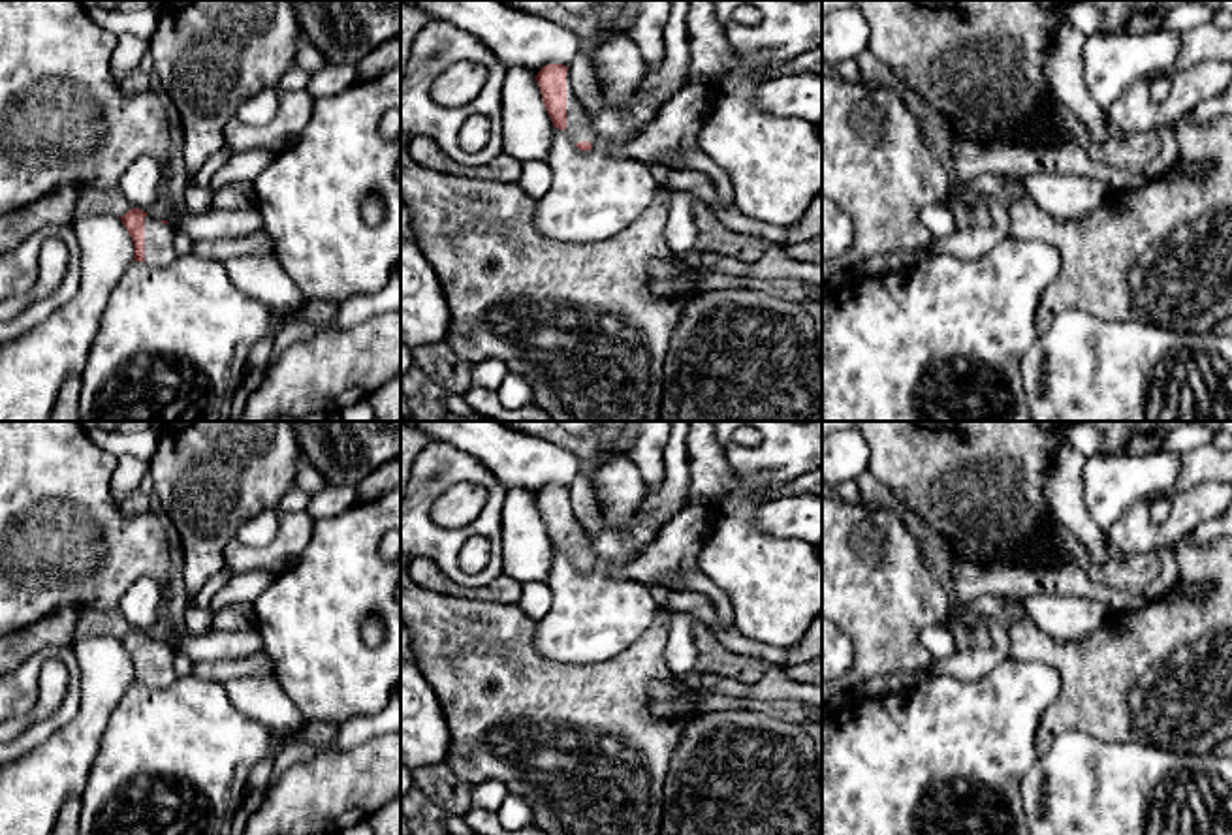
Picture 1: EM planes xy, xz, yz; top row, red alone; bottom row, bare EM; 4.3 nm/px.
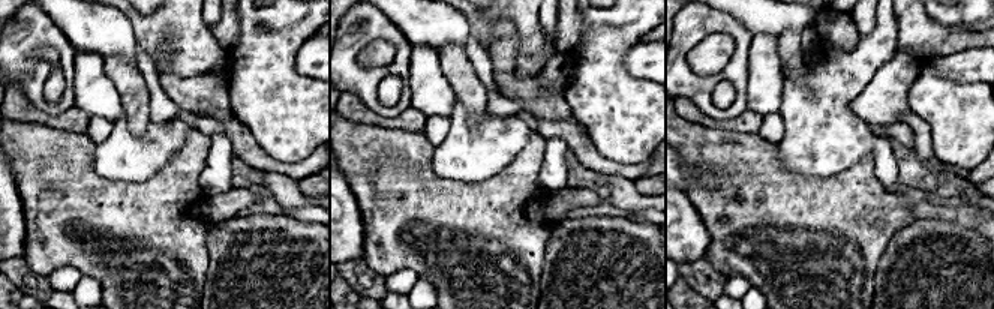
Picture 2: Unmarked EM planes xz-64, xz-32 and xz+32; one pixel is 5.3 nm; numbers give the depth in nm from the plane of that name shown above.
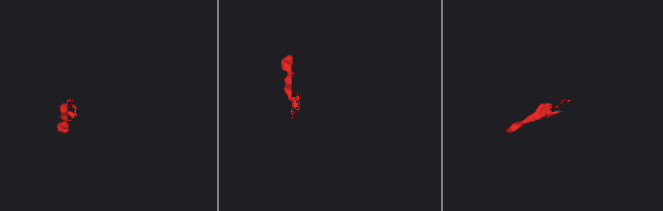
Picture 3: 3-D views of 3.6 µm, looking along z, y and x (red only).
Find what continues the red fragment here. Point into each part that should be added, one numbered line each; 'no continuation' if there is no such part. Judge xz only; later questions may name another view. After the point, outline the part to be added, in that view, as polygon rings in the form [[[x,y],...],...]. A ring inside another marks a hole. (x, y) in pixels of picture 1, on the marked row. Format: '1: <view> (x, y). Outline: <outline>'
1: xz (578, 128). Outline: [[[566,73],[566,134],[572,143],[594,143],[594,134],[587,120],[587,113],[572,90],[570,73]]]

